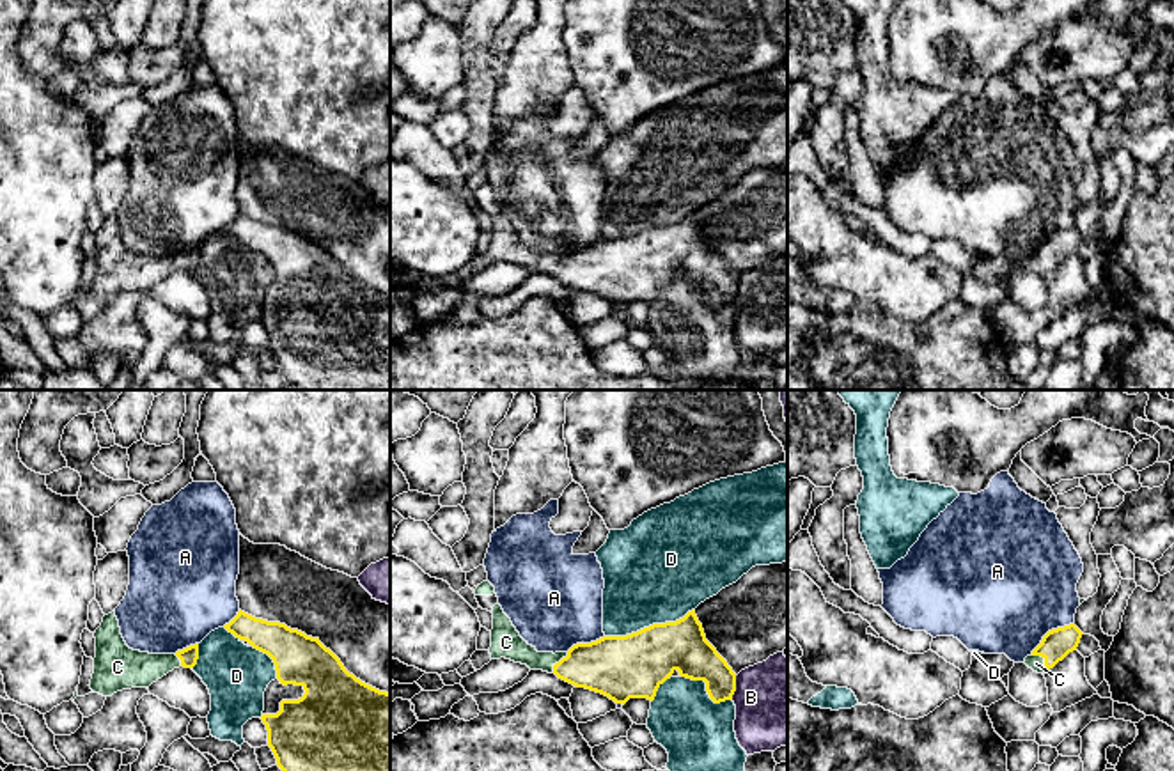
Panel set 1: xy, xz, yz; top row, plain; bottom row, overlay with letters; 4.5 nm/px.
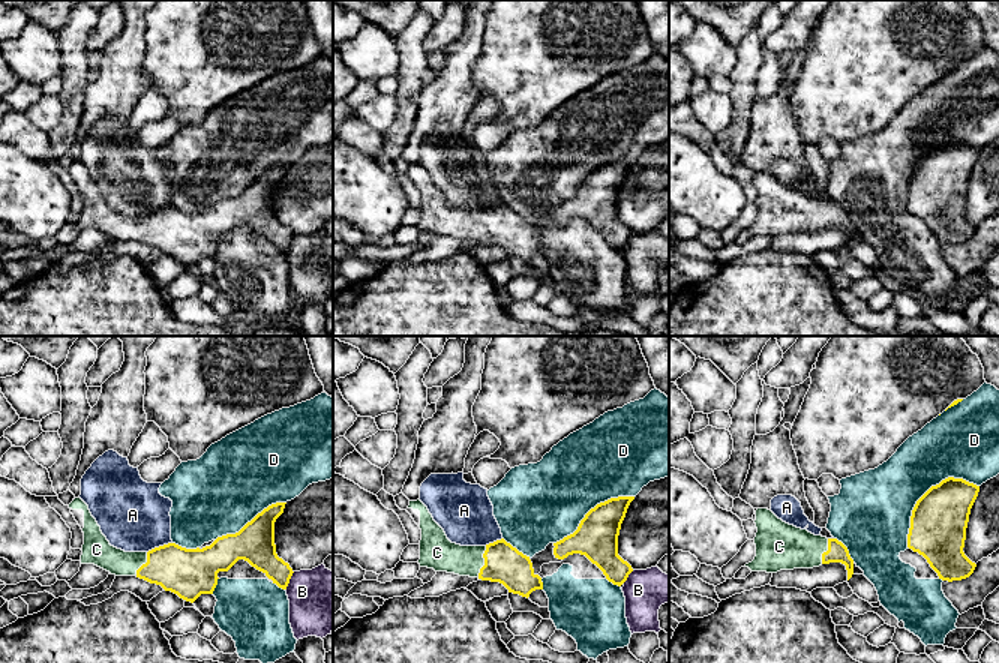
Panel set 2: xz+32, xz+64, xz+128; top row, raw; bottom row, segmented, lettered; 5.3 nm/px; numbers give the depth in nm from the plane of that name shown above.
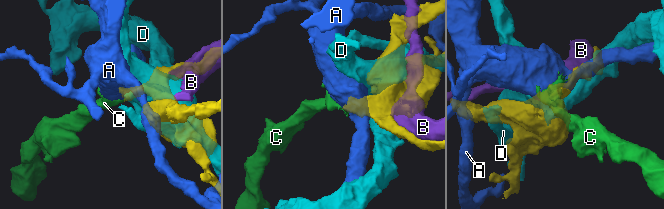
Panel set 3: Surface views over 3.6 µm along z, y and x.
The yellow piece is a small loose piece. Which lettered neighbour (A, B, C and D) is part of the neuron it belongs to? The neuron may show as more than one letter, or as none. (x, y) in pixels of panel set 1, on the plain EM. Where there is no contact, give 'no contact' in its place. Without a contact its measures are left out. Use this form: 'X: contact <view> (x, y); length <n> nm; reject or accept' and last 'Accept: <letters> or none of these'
A: contact yz (1048, 234); length 240 nm; reject
B: contact xz (735, 291); length 110 nm; reject
C: contact yz (1045, 263); length 110 nm; accept
D: contact xz (649, 229); length 420 nm; reject
Accept: C

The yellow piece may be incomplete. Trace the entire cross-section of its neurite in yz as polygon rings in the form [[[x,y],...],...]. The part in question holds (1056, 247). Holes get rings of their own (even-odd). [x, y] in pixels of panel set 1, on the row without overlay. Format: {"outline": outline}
{"outline": [[[1064,229],[1048,234],[1041,246],[1025,261],[1025,268],[1037,276],[1046,276],[1059,264],[1062,264],[1069,255],[1076,253],[1082,234],[1075,229]]]}

